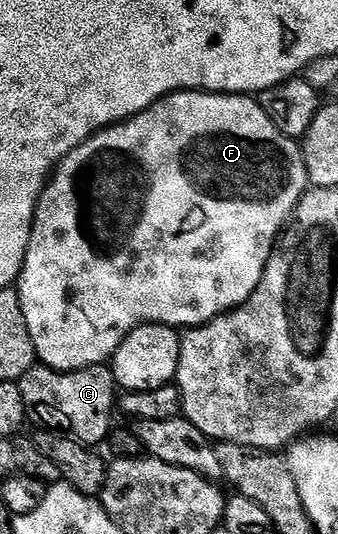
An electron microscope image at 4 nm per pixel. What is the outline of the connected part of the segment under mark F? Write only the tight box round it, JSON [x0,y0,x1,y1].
[18,91,310,373]

